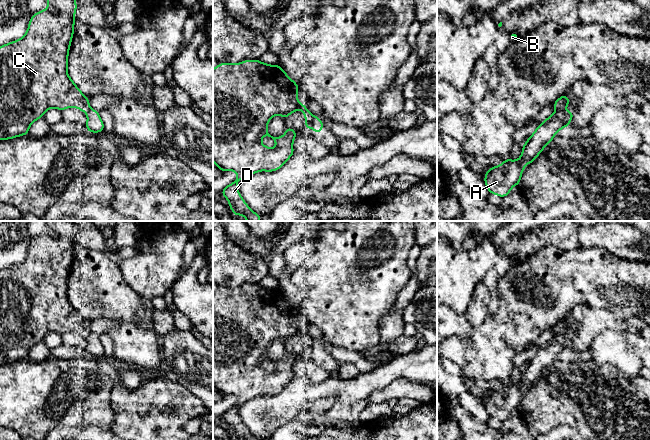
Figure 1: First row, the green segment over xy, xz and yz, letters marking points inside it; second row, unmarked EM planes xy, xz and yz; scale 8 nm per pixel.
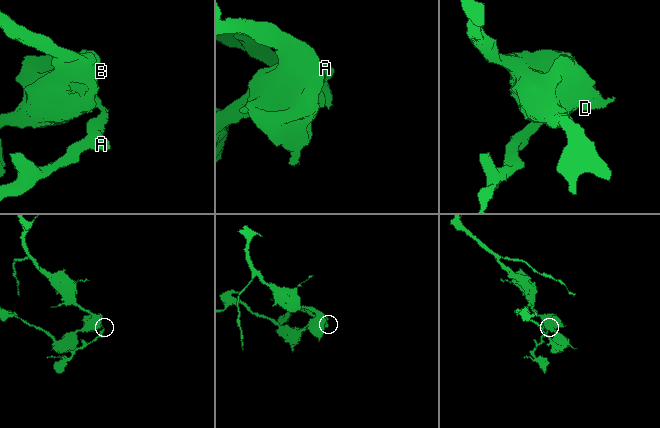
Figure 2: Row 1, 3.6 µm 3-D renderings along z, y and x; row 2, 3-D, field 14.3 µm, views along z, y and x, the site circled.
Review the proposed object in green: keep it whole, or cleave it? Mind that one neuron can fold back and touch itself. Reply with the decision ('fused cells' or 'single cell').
fused cells

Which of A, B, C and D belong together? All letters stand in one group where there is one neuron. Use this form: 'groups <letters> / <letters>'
groups A / B C D

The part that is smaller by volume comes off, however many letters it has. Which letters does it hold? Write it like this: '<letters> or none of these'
A

